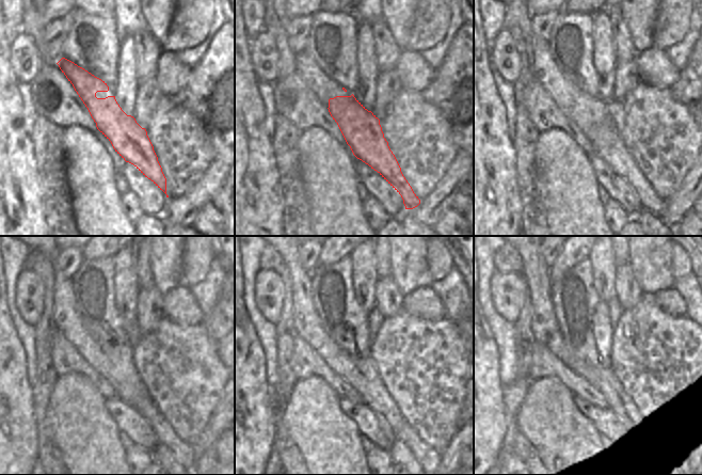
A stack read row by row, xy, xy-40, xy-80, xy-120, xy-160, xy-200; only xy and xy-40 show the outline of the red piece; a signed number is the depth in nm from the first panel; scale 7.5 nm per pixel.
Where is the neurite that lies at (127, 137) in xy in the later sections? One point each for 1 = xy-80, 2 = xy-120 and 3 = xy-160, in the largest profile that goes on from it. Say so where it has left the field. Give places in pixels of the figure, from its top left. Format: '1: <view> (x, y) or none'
1: xy-80 (590, 114)
2: xy-120 (184, 453)
3: xy-160 (423, 453)

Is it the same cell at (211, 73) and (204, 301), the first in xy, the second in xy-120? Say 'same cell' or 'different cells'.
different cells

